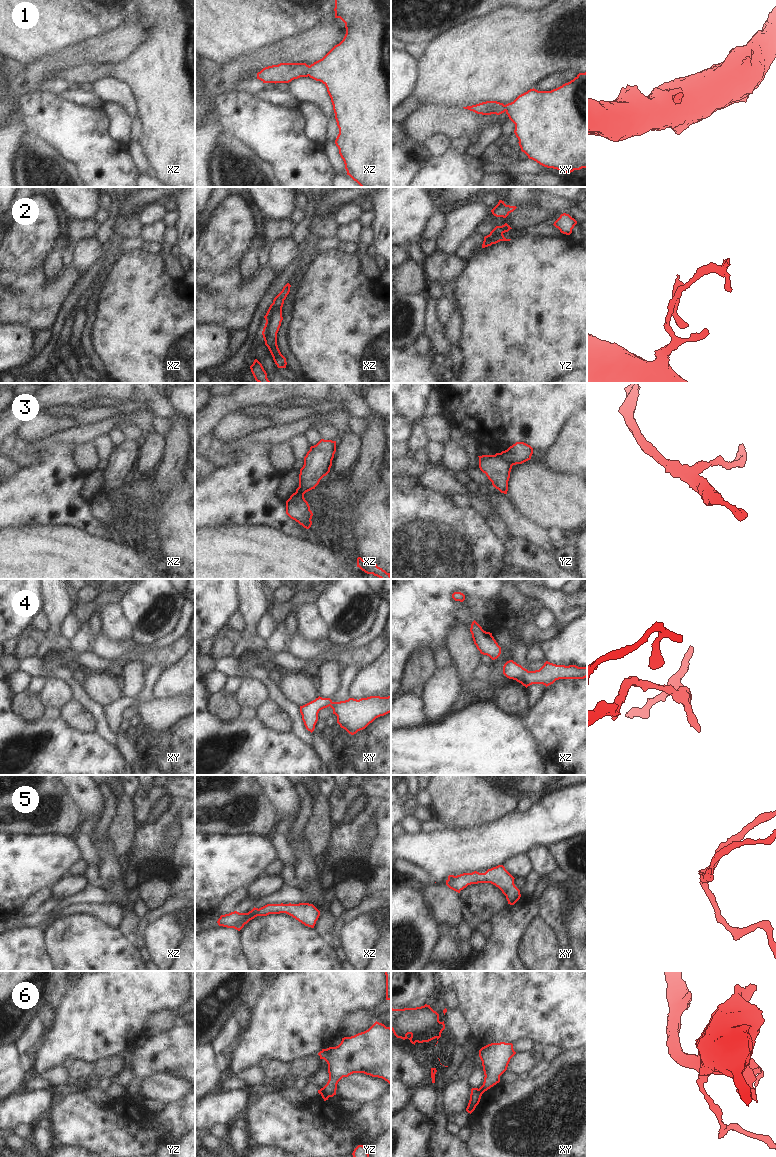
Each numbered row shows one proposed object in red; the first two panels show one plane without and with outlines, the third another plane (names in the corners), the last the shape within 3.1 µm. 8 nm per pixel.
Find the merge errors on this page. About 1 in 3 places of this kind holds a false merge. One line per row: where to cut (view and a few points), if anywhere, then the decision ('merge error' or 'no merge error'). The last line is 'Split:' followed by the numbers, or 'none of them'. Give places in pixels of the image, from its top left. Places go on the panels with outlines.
1: no cut; no merge error
2: cut in xz along (272, 303), (275, 308), (281, 308); merge error
3: cut in yz along (500, 453), (512, 465); merge error
4: no cut; no merge error
5: cut in xz along (247, 913), (239, 924), (241, 928); merge error
6: cut in xy along (478, 1089), (481, 1094); merge error
Split: 2, 3, 5, 6

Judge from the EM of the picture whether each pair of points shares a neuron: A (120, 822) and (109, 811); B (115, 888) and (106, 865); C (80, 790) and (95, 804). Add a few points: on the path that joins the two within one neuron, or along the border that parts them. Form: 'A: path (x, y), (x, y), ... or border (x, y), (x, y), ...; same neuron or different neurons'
A: border (116, 797), (115, 814), (106, 830); different neurons
B: path (112, 882), (111, 871); same neuron
C: path (84, 793), (91, 800); same neuron

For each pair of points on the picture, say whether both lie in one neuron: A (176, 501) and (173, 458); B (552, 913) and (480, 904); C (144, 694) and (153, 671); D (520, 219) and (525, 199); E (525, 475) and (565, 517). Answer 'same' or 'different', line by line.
A: different
B: different
C: same
D: different
E: same

